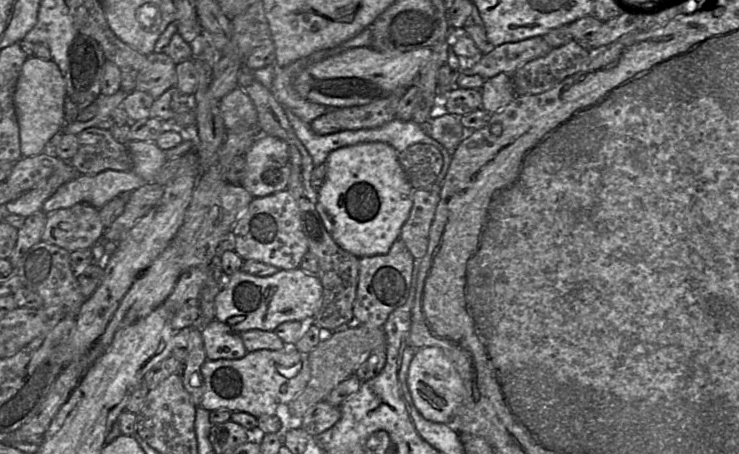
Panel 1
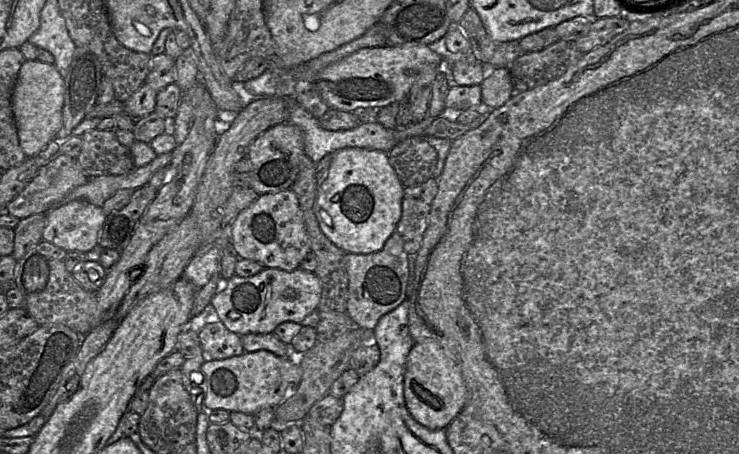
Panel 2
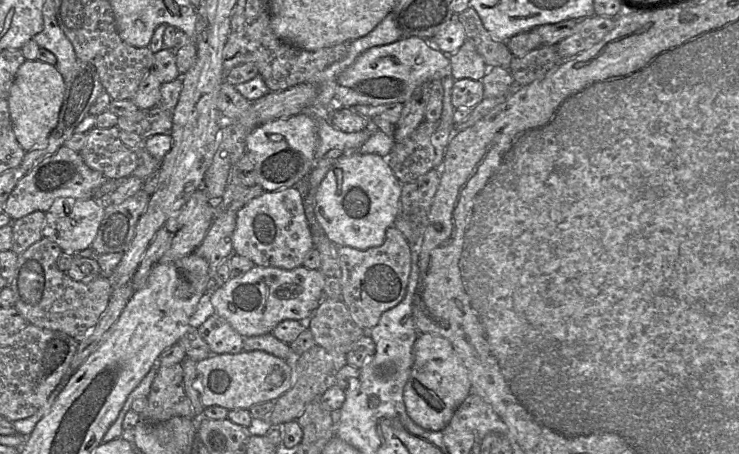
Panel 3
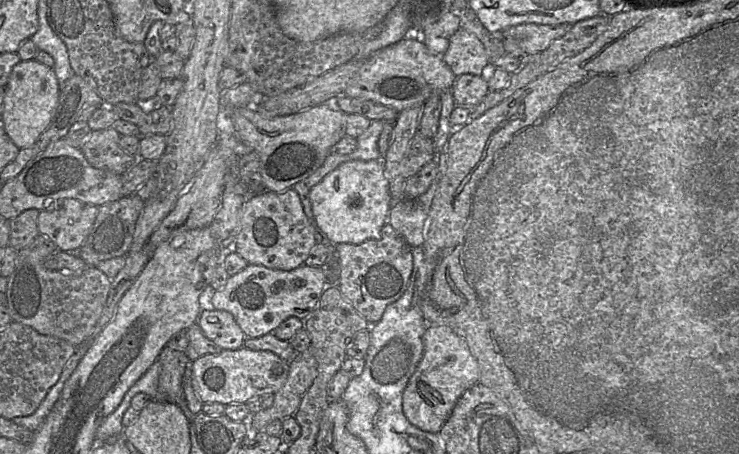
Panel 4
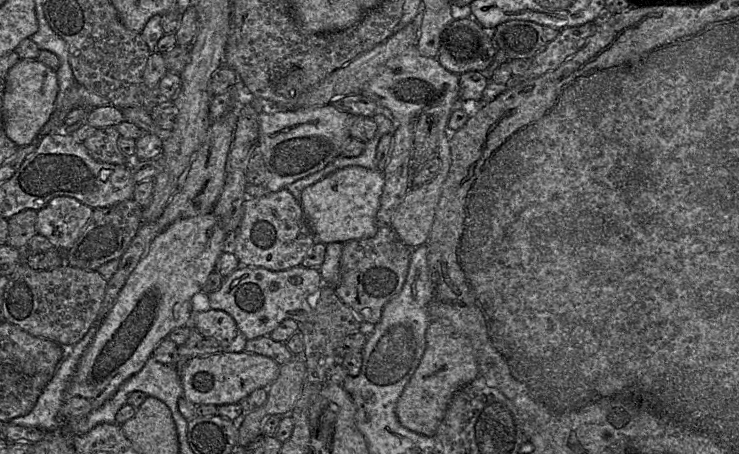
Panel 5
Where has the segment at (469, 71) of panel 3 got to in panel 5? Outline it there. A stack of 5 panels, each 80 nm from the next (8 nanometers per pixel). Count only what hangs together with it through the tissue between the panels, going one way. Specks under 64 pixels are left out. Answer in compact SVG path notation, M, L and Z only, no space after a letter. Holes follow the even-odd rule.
M471 17L453 19L440 35L438 61L445 69L458 75L467 71L487 70L497 48L491 30L485 29Z

